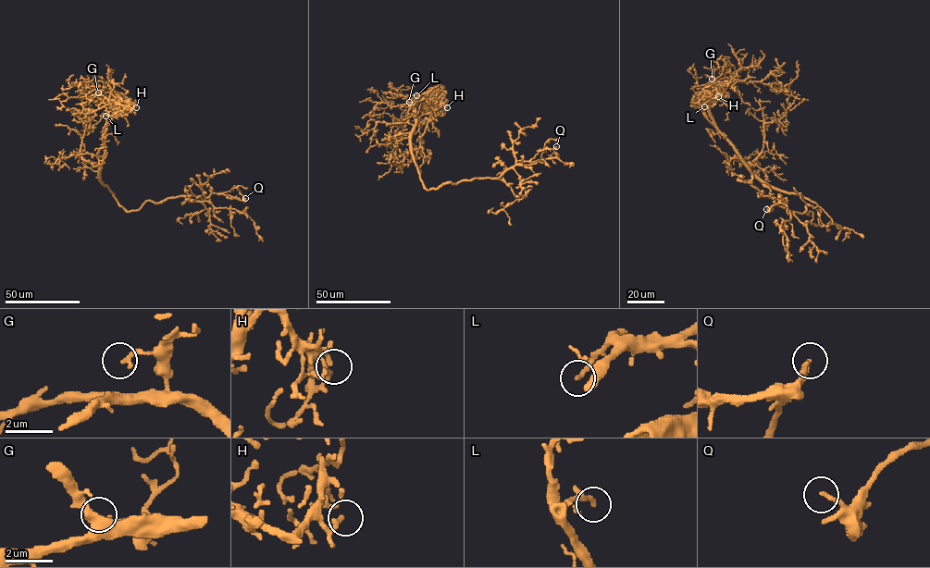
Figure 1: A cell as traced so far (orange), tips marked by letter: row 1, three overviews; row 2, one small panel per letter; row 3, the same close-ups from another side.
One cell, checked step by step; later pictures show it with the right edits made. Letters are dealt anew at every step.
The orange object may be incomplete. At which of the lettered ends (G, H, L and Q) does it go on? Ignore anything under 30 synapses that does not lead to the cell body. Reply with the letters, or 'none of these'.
L

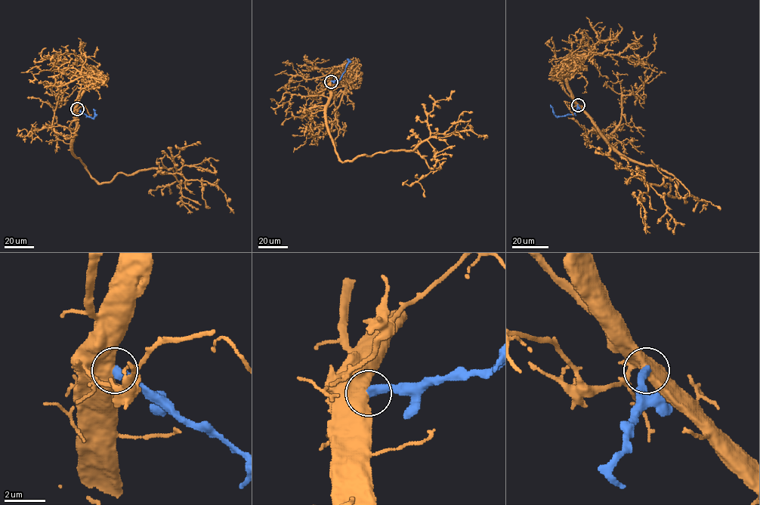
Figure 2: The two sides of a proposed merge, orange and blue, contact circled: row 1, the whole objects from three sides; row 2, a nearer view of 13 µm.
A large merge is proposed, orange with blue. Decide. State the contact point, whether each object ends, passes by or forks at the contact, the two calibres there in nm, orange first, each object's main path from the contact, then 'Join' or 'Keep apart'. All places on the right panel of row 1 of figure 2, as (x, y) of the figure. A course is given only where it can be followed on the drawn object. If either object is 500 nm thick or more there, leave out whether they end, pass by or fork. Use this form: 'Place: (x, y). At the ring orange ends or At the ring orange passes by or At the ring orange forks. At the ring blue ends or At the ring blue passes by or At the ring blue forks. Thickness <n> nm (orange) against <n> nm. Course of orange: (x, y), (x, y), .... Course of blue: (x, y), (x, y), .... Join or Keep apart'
Place: (578, 105). Thickness 800 nm (orange) against 440 nm. Course of orange: (578, 105), (613, 148), (675, 178), (675, 197), (663, 179), (638, 197), (646, 234). Course of blue: (578, 105), (573, 114), (557, 116), (550, 105). Keep apart

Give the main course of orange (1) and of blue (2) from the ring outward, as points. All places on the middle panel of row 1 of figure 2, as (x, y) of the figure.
1: (330, 81), (326, 124), (342, 161), (390, 150), (413, 151), (426, 139), (465, 130), (487, 137)
2: (330, 81), (339, 80), (348, 62), (347, 59)

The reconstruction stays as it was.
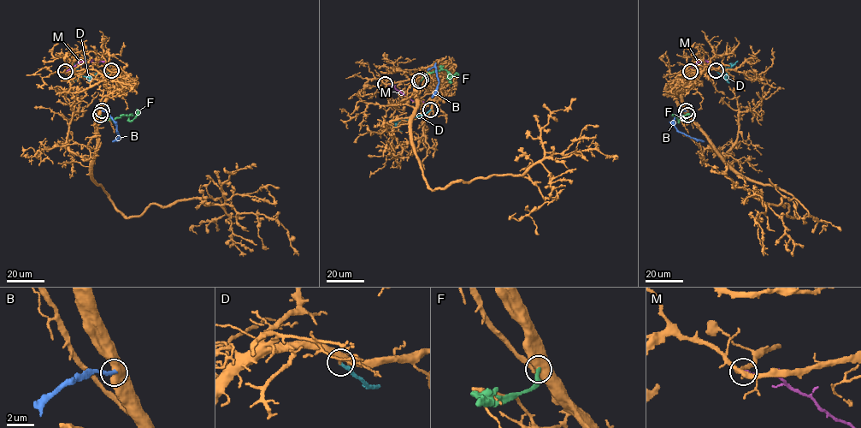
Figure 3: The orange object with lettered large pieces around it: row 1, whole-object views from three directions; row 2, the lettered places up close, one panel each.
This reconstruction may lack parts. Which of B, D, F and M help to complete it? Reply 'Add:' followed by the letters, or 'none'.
Add: D

